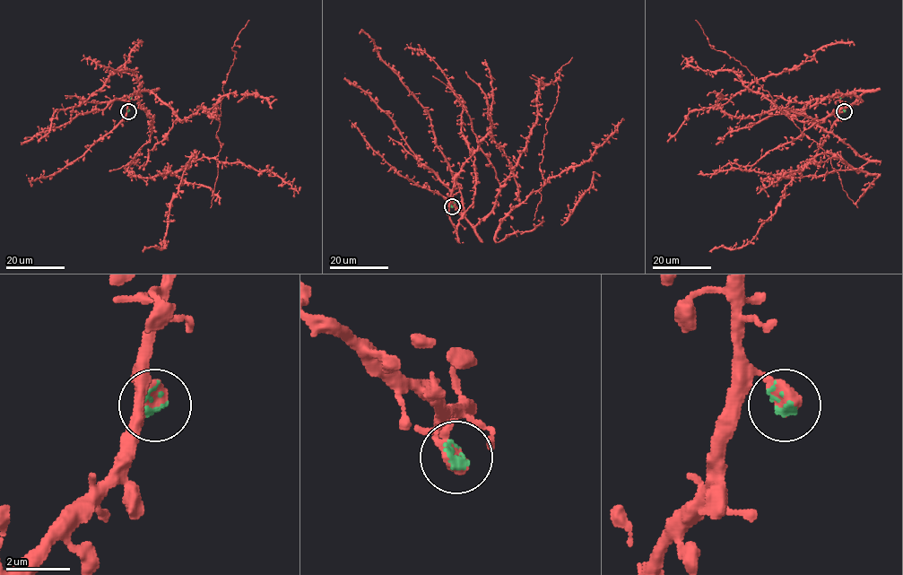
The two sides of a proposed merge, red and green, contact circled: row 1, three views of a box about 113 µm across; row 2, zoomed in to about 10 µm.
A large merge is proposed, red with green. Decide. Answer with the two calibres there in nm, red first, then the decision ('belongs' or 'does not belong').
650/150 nm | belongs

